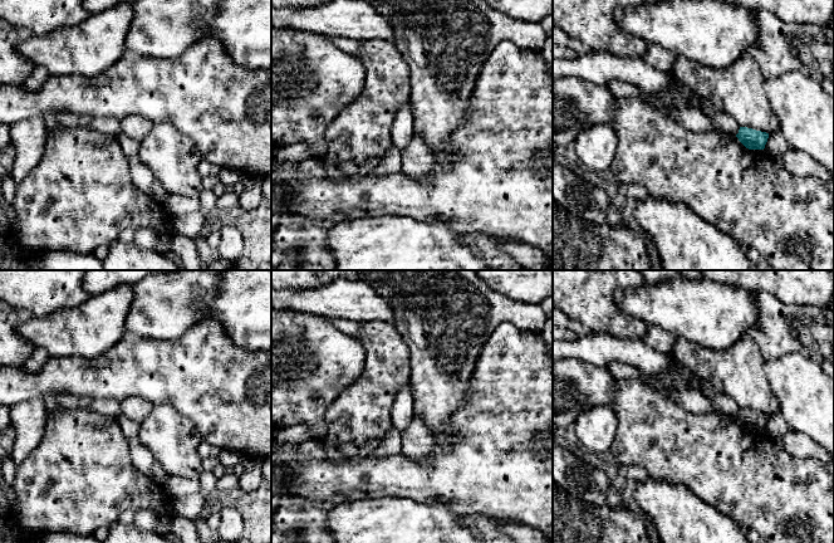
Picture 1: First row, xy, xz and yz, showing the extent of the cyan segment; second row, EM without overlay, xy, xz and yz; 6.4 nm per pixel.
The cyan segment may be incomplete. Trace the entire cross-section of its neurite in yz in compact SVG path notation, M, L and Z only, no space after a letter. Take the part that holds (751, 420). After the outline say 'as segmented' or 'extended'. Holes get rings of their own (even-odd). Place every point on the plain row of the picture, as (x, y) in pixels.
M740 409L736 419L749 431L764 431L769 415L747 409Z | as segmented

